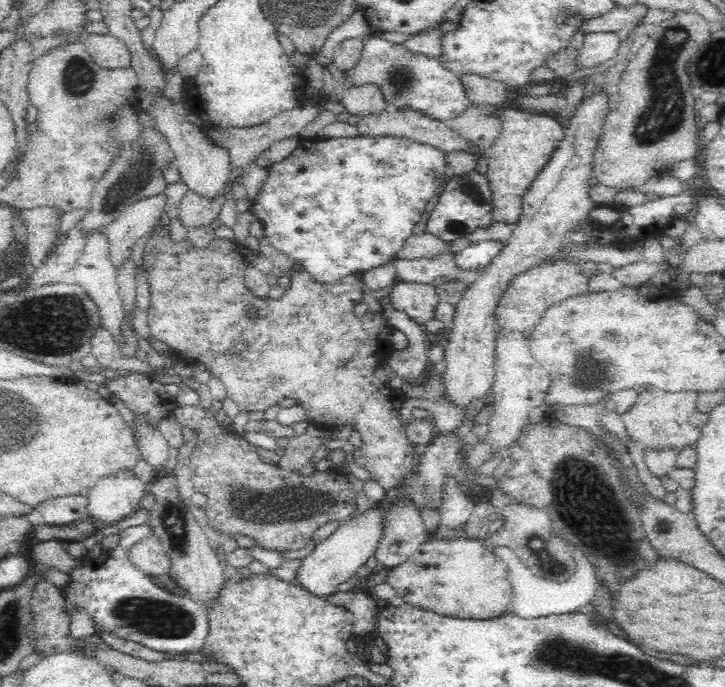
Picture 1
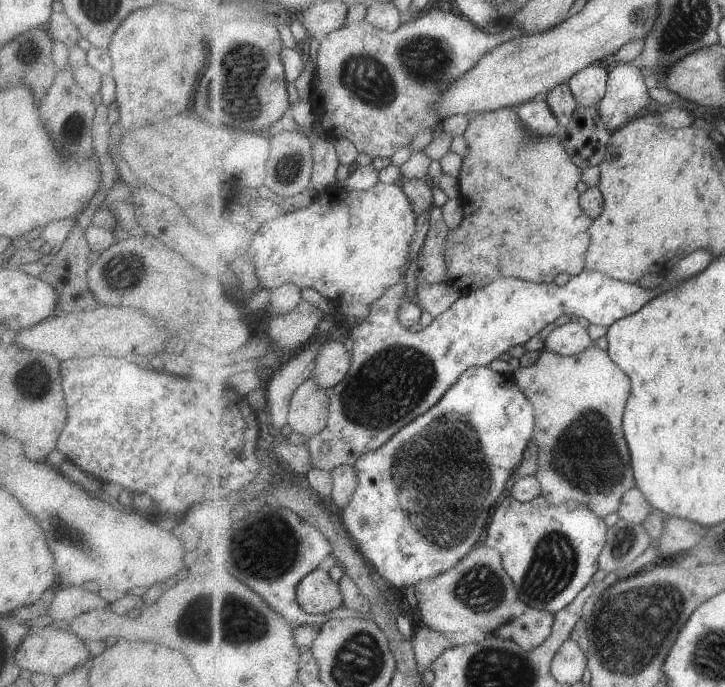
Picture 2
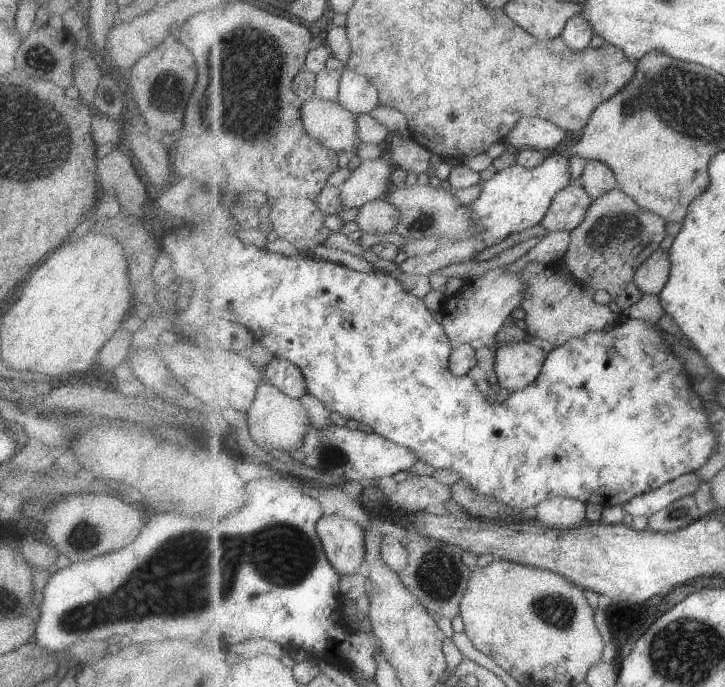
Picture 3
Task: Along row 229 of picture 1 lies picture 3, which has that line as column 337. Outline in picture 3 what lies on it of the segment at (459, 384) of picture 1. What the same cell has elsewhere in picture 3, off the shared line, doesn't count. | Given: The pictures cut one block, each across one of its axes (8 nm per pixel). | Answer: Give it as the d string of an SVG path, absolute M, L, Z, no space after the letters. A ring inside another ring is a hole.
M339 514L323 516L316 525L325 552L341 577L359 572L367 554L365 526Z

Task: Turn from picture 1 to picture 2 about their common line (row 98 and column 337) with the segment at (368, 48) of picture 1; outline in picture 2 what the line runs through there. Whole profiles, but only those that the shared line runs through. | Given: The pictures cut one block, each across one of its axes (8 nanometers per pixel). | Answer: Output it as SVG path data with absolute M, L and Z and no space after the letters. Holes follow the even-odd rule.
M584 270L564 285L503 277L480 289L466 291L449 310L434 317L424 329L411 332L401 324L398 317L400 304L406 299L404 282L403 278L370 305L368 316L351 330L350 337L354 342L351 349L351 368L347 376L330 390L328 427L305 440L310 446L314 467L332 471L341 465L355 466L364 454L377 450L404 426L433 408L466 370L487 367L497 356L505 354L513 346L529 342L559 316L586 318L591 324L609 328L618 320L639 312L652 298L660 294L655 288L645 290L637 283L620 281L599 271Z

